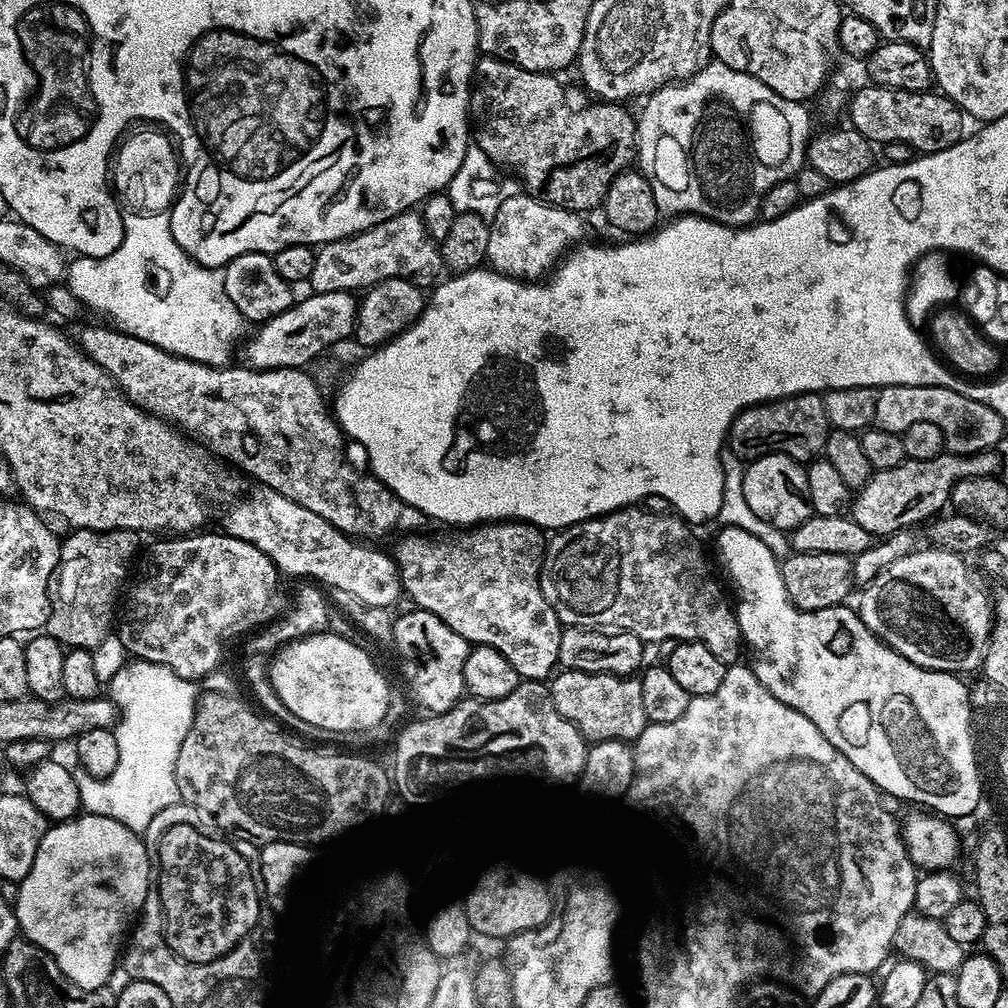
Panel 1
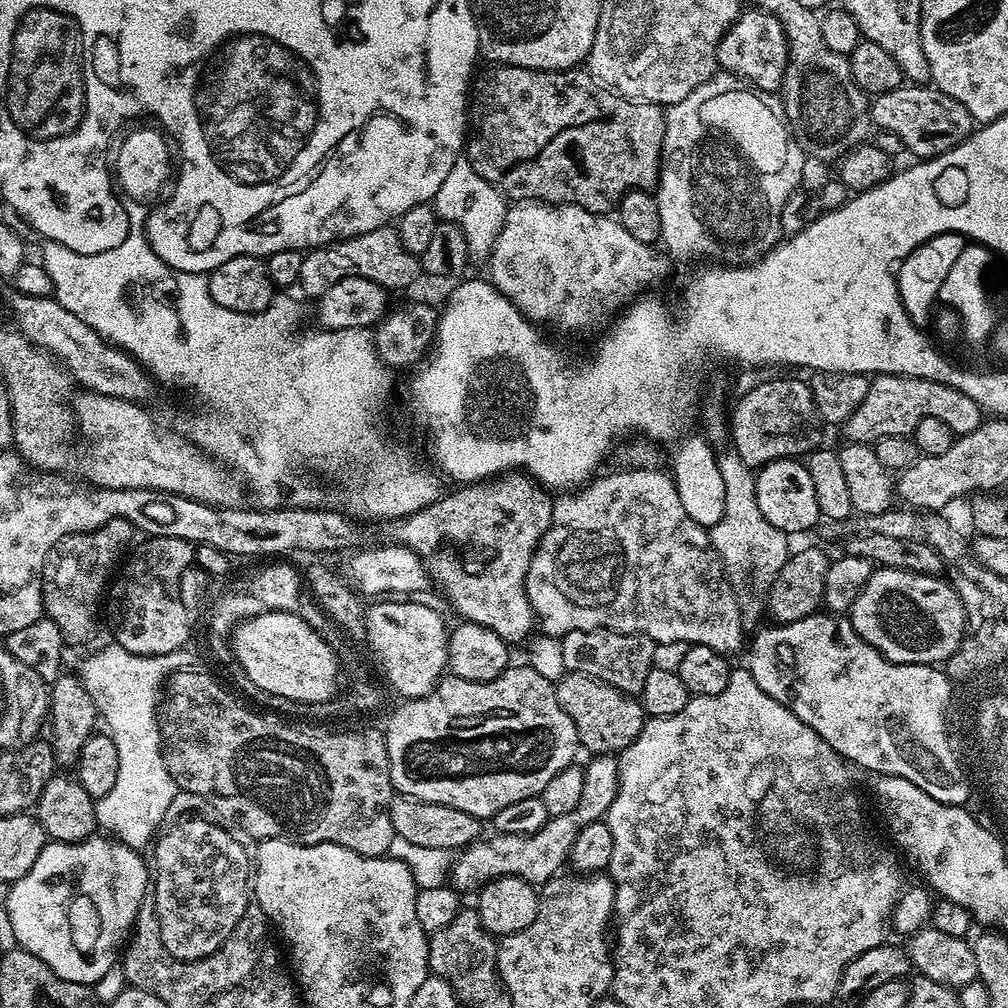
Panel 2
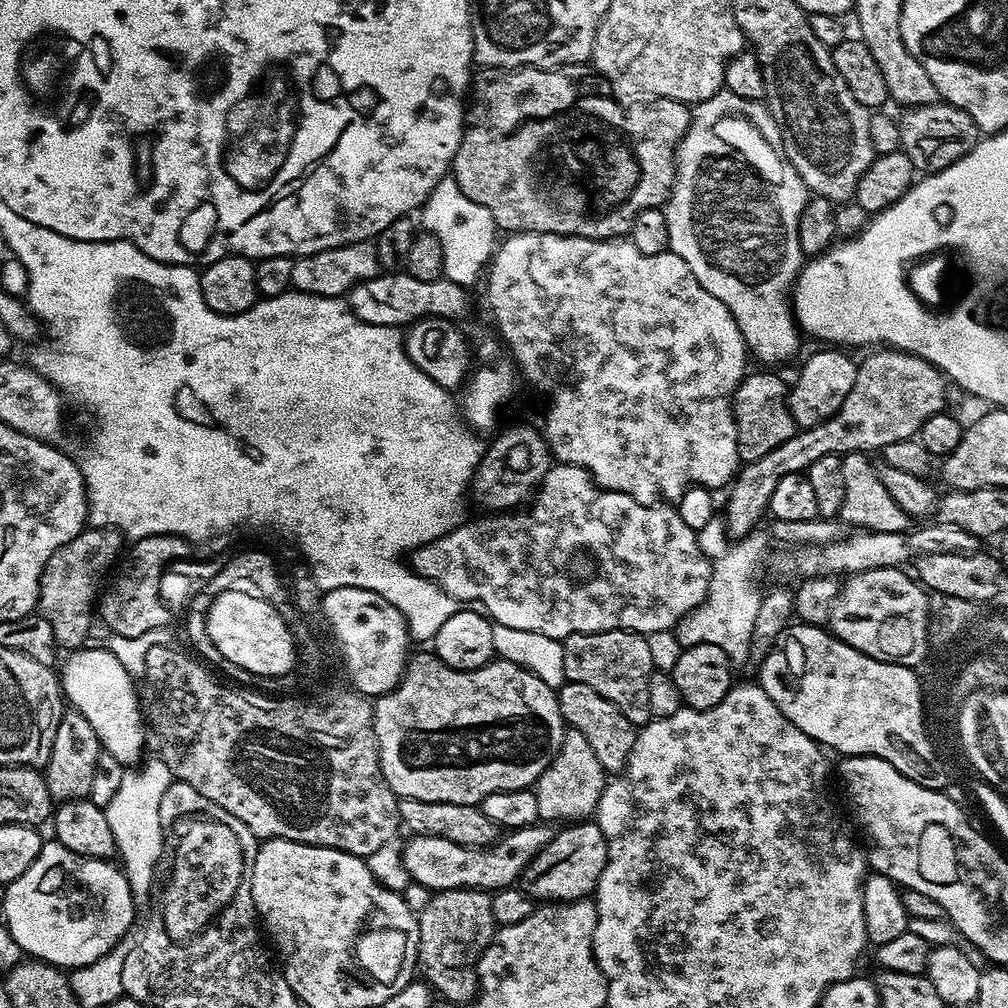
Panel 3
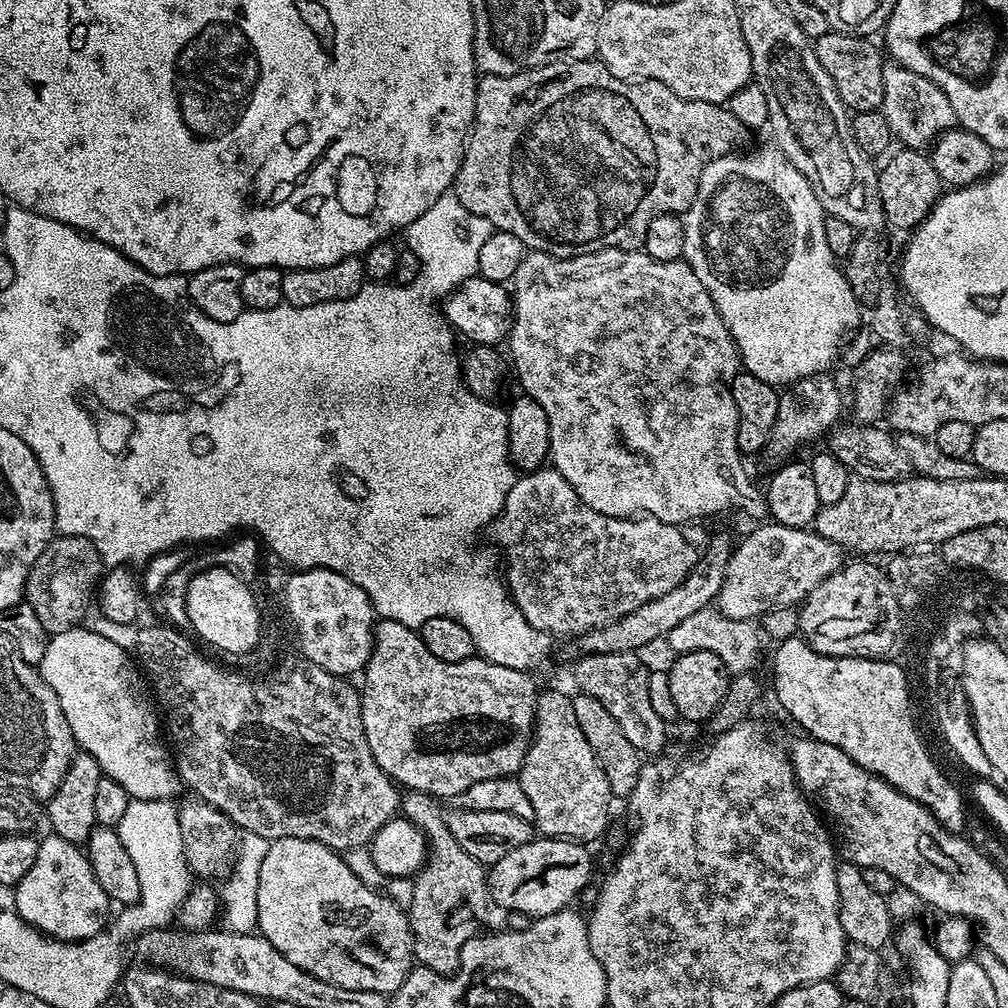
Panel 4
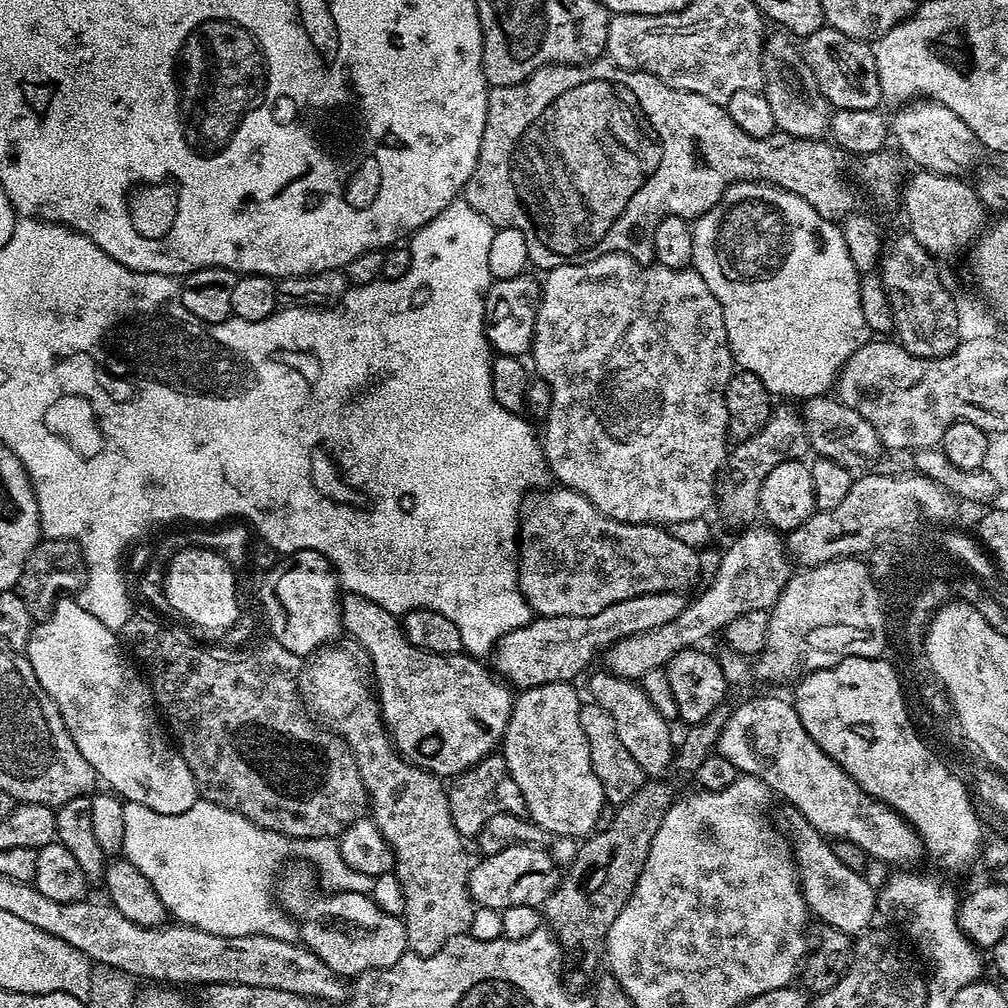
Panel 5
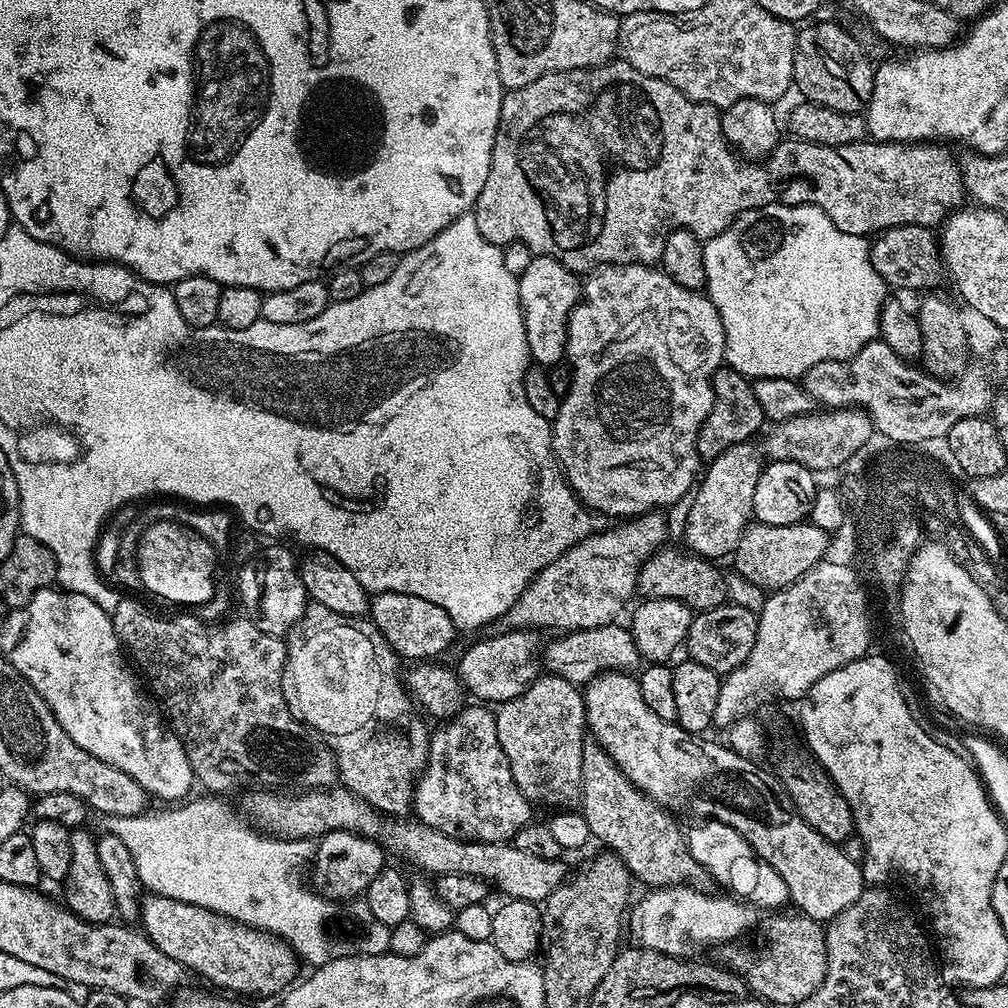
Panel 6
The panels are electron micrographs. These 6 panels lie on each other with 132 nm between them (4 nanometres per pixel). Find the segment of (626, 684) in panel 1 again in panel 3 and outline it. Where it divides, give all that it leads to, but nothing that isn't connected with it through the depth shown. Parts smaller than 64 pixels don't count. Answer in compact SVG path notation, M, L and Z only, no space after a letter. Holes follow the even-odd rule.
M569 680L557 691L556 697L565 725L586 738L605 773L619 774L623 772L628 767L630 750L634 750L637 725L631 724L626 718L626 714L622 714L622 710L618 710L618 706L614 706L614 702L610 702L610 698L602 698L602 694L598 694L598 690L594 690L594 686L589 684Z

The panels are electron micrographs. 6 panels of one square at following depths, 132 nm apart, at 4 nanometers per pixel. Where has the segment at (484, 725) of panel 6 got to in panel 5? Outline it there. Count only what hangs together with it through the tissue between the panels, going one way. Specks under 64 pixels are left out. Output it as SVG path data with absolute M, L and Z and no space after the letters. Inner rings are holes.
M493 754L487 756L485 760L479 760L473 768L467 768L465 772L455 777L448 788L448 805L450 818L464 838L475 838L482 830L482 826L486 826L486 822L494 818L494 814L514 814L522 817L528 815L518 785L511 777L503 755L500 754Z

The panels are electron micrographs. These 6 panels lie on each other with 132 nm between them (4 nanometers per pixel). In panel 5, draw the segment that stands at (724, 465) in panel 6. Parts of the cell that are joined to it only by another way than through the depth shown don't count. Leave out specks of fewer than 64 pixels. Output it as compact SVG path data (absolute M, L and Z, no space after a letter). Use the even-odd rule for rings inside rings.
M792 402L777 403L766 426L762 426L758 434L739 441L726 457L726 467L718 480L718 508L720 504L721 518L728 524L740 524L739 526L755 521L752 519L757 519L760 511L760 491L762 482L766 482L766 474L770 474L774 466L782 466L782 462L803 461L804 455L809 455L809 452L801 409Z

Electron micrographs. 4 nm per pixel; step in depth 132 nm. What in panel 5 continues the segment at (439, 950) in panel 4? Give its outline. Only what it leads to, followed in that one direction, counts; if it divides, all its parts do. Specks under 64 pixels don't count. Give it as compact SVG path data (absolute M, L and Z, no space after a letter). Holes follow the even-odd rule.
M336 647L320 649L305 663L297 677L300 698L313 715L328 718L327 727L348 743L348 749L354 754L354 762L358 762L358 774L362 774L362 782L368 791L370 819L378 826L382 838L386 838L390 846L398 886L402 886L402 919L408 939L407 951L419 956L438 954L438 950L442 950L450 938L465 935L474 924L474 905L468 893L470 859L464 849L465 841L450 818L448 788L440 785L443 784L441 777L414 766L396 751L392 737L380 717L380 701L376 699L367 677L364 678L359 664L350 653Z

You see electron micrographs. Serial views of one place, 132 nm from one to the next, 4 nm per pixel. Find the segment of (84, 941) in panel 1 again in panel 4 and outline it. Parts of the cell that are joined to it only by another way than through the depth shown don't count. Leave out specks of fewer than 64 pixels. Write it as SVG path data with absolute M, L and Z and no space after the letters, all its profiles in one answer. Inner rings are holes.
M51 834L45 836L40 840L34 866L30 866L26 878L22 878L22 882L14 888L14 911L27 924L55 940L91 940L105 931L107 925L104 923L108 920L110 901L106 890L98 886L98 878L94 878L87 855L77 845Z

